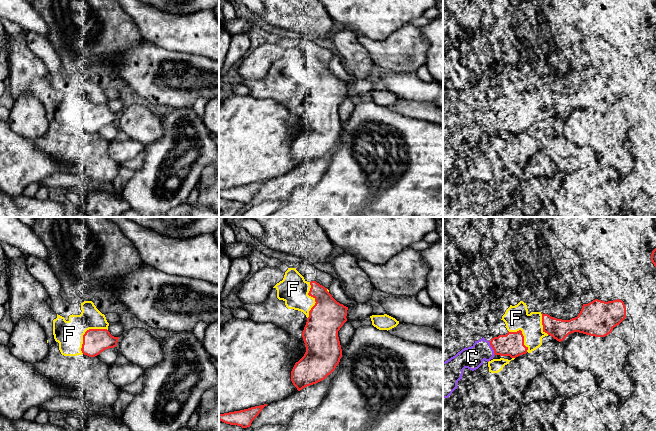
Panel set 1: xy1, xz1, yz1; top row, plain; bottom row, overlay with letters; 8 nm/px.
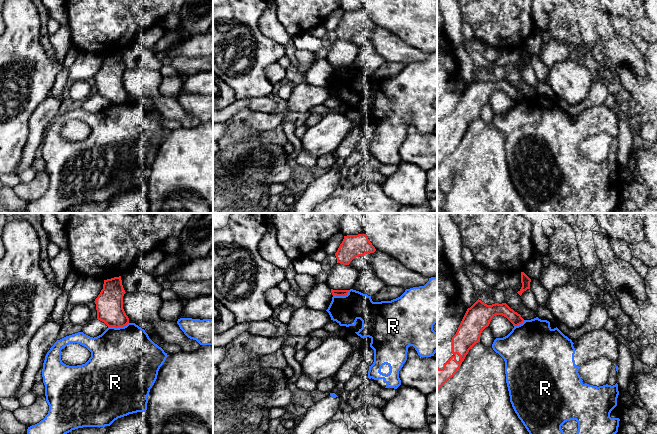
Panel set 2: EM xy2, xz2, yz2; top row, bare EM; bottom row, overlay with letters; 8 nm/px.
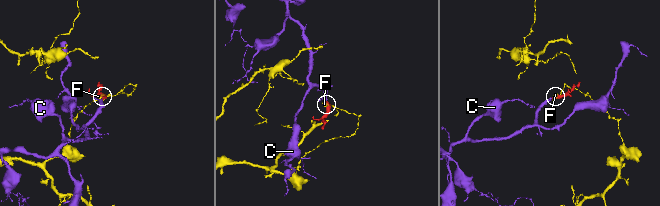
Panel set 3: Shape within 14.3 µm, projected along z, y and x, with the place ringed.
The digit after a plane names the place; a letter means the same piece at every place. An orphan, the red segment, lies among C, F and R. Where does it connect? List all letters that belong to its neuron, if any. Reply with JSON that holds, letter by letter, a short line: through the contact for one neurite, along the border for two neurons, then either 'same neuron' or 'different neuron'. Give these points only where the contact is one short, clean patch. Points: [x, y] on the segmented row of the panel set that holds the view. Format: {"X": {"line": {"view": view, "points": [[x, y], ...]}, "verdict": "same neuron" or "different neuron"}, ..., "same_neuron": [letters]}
{"C": {"verdict": "same neuron"}, "F": {"verdict": "different neuron"}, "R": {"line": {"view": "xy2", "points": [[128, 322], [123, 326], [108, 327]]}, "verdict": "different neuron"}, "same_neuron": ["C"]}

